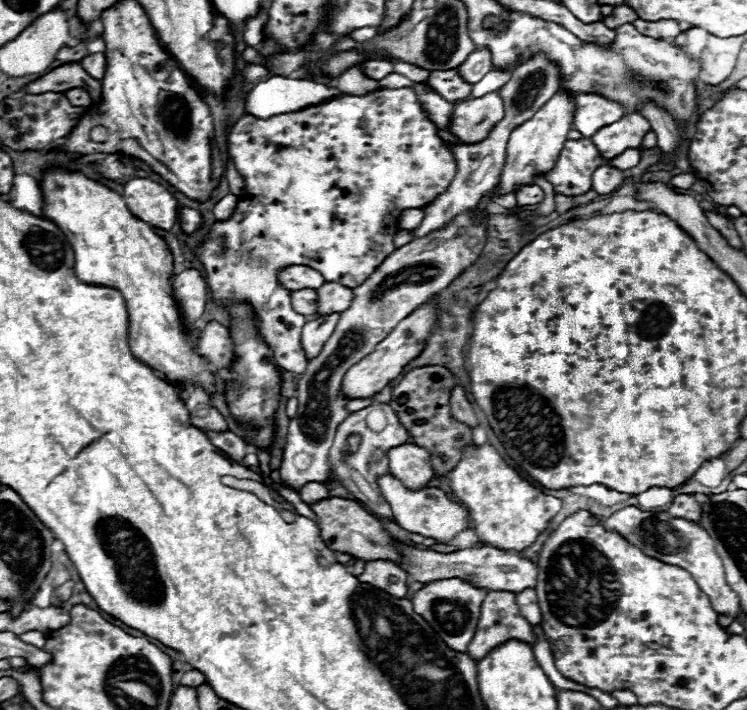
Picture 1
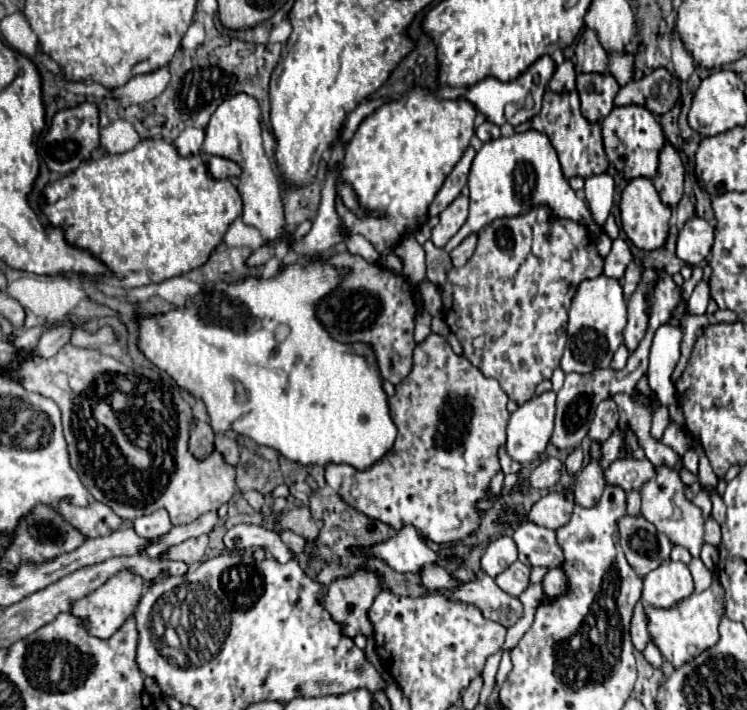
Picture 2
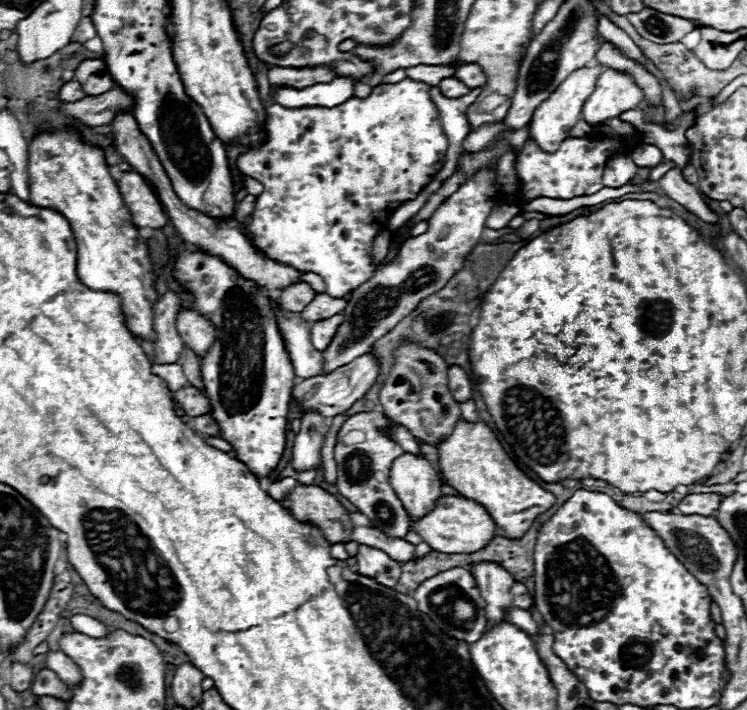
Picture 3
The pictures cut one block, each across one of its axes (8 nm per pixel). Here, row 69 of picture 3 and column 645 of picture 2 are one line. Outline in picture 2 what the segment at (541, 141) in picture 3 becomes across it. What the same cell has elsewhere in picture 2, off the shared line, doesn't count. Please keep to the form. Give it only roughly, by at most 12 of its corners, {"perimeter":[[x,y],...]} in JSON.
{"perimeter":[[666,560],[644,578],[642,602],[672,608],[694,594],[686,564]]}

